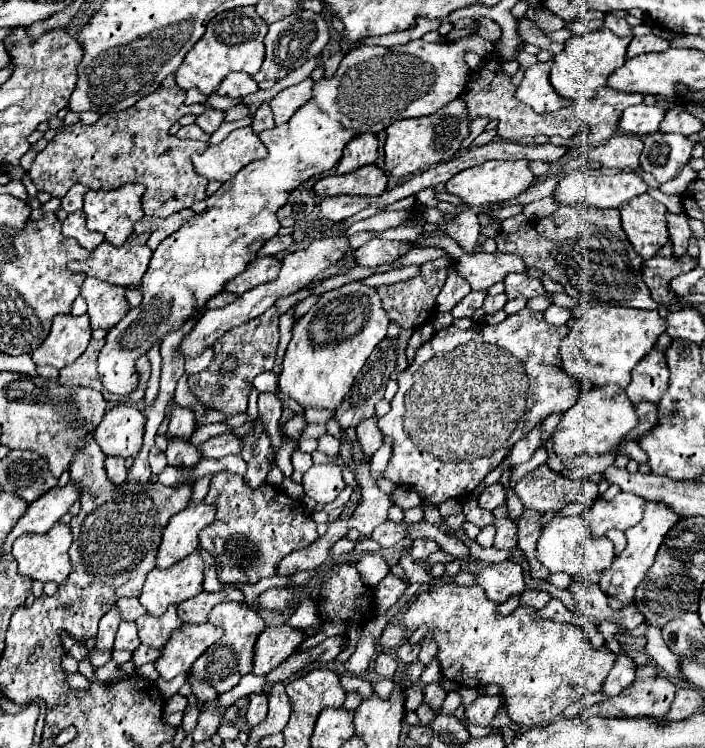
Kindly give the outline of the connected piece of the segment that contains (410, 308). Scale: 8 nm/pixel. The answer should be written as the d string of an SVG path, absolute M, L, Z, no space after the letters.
M446 254L438 260L424 262L420 266L420 274L406 282L390 284L390 286L376 286L376 292L382 298L382 308L386 310L390 322L398 324L402 330L418 328L418 326L430 322L430 316L436 312L436 296L440 294L440 290L446 282L446 276L448 276L448 268L450 268L448 260L452 260L452 258Z

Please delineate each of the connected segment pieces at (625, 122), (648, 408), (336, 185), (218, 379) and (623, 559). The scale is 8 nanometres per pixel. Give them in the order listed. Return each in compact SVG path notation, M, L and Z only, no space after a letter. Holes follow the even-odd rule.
M654 102L654 104L638 104L638 106L628 106L622 114L622 120L618 124L620 134L636 134L636 136L646 136L658 132L658 126L666 114L668 106L664 102Z
M654 402L636 404L636 414L638 414L638 424L636 424L636 428L632 428L632 434L628 434L628 440L634 440L634 438L642 436L650 428L654 428L656 422L658 422L658 412L656 412Z
M374 164L364 166L352 174L344 176L326 176L314 184L314 194L320 198L326 196L380 196L386 190L386 176Z
M272 306L272 310L266 310L264 314L260 314L260 318L236 326L236 330L228 330L228 334L224 334L224 338L218 338L212 348L214 348L212 364L204 372L198 372L188 380L192 394L204 406L212 410L220 410L228 416L246 412L248 394L254 378L274 366L274 356L278 348L278 310ZM230 356L236 358L236 370L224 372L222 364Z
M646 502L644 506L644 518L630 530L626 530L626 538L628 538L628 546L624 548L624 552L620 556L614 558L612 566L602 574L600 580L600 588L608 594L618 598L624 606L634 602L634 590L638 586L638 582L646 576L648 568L654 564L654 556L666 536L666 532L680 520L680 516L676 516L676 512L664 504L664 502Z

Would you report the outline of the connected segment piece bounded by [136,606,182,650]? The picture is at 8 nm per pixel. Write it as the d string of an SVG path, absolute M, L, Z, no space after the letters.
M168 606L168 610L162 616L150 616L144 614L136 620L138 626L138 636L142 644L156 646L158 650L168 642L170 634L182 626L182 620L176 614L176 606Z

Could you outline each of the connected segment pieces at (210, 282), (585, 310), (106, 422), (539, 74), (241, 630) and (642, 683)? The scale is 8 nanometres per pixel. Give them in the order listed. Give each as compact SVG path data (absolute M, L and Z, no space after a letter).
M468 36L460 38L456 42L424 42L424 40L412 40L402 46L358 46L350 50L336 74L332 78L322 78L314 82L312 86L312 98L296 110L296 114L284 124L276 126L272 130L264 130L258 134L262 144L268 148L268 156L262 160L254 160L252 164L244 166L234 178L224 182L212 196L206 198L206 210L202 214L192 216L188 222L182 224L178 232L168 236L152 254L150 266L142 278L142 294L144 300L138 308L132 308L124 320L120 320L106 336L106 346L102 348L98 356L98 374L104 384L104 388L112 394L130 394L138 386L138 372L136 372L136 360L150 350L150 346L156 340L162 340L162 336L172 328L180 328L196 310L206 308L208 298L216 296L228 280L232 280L236 274L242 274L248 262L256 258L256 252L260 246L276 236L280 222L276 218L276 212L284 206L288 200L288 194L308 182L310 178L320 178L324 172L332 170L334 164L340 160L344 146L364 134L378 134L384 128L388 128L396 120L406 118L418 118L428 116L442 106L446 106L450 100L458 98L470 80L470 68L464 62L464 54L472 50L480 58L488 56L494 50L494 44L478 38Z
M584 302L572 310L568 328L570 332L560 344L562 368L572 378L590 386L618 384L626 388L632 368L654 348L658 336L666 330L666 320L658 314L658 310L634 310Z
M114 406L106 412L94 432L94 440L106 456L130 458L140 452L144 434L144 412L136 406Z
M536 62L524 72L522 84L516 90L516 98L528 104L538 114L554 112L574 104L572 100L566 100L556 94L556 90L550 86L548 70L550 70L550 62Z
M224 602L220 606L216 606L210 614L208 614L208 622L212 622L214 626L224 628L224 636L214 642L192 666L190 676L200 678L200 680L208 680L220 694L232 690L240 678L248 672L252 672L252 658L254 658L254 644L258 634L266 628L262 616L246 606L246 604L238 604L238 602Z
M636 678L632 686L628 686L620 696L608 698L604 704L592 706L586 710L588 716L604 716L604 718L664 718L674 702L676 686L668 678Z

